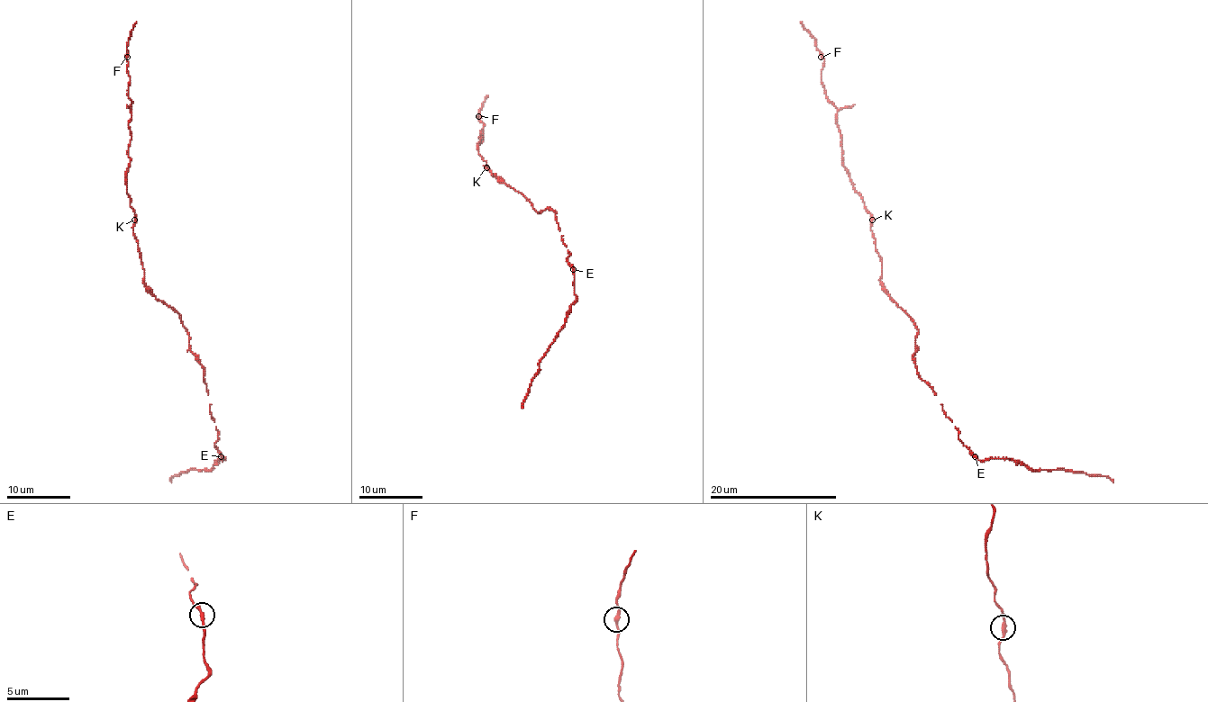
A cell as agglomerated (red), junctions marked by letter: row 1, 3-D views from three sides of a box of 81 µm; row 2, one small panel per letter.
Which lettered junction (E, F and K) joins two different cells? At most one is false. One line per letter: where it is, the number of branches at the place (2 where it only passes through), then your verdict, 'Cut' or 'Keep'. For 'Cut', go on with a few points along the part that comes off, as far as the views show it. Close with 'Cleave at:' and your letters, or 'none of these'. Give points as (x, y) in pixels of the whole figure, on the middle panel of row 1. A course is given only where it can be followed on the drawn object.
E: Place: (573, 269). Branches: 2. Keep
F: Place: (478, 116). Branches: 2. Keep
K: Place: (486, 167). Branches: 2. Keep
Cleave at: none of these

